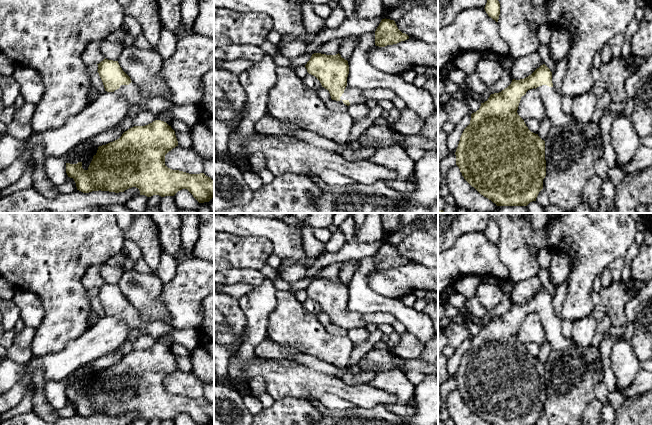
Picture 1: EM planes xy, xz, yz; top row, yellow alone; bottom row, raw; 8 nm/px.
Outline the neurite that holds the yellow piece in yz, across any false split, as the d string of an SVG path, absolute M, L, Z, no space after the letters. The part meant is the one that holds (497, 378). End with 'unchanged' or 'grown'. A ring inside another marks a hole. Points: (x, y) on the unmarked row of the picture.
M545 288L524 303L513 303L507 312L499 317L491 318L487 325L481 327L480 332L471 338L470 348L460 361L455 376L456 389L464 403L491 425L536 425L539 416L543 413L543 403L546 400L545 365L538 358L531 356L517 337L521 321L533 312L540 317L547 341L552 349L564 350L577 345L571 336L565 337L563 335L562 319L554 313L552 296Z; grown

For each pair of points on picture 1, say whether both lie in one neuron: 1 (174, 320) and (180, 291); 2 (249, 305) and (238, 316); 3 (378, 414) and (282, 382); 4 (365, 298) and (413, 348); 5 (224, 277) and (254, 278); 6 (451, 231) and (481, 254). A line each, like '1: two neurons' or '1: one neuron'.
1: one neuron
2: two neurons
3: two neurons
4: two neurons
5: one neuron
6: two neurons

